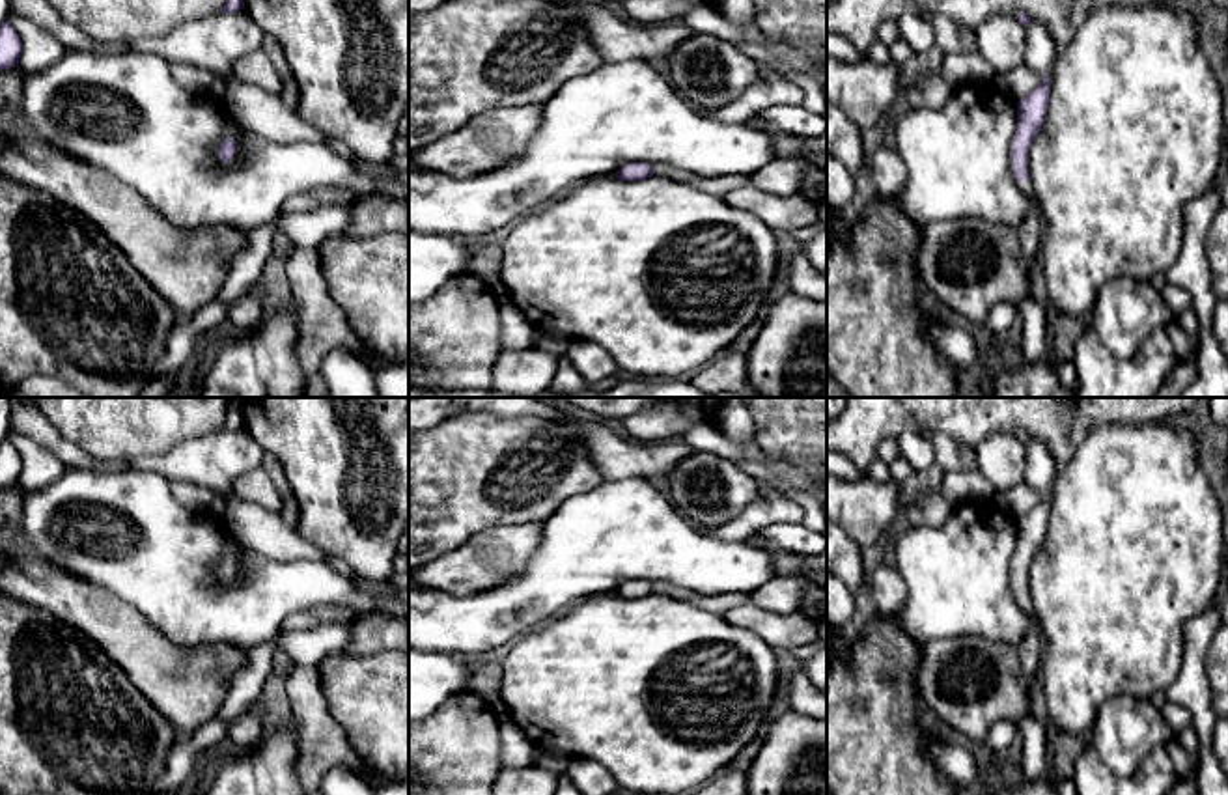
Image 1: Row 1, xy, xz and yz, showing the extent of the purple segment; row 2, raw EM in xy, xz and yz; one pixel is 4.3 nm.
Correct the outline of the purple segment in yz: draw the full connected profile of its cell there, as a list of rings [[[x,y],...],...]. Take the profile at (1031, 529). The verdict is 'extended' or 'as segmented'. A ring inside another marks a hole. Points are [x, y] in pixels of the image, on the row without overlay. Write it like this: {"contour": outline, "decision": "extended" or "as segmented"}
{"contour": [[[1043,495],[1041,502],[1017,521],[1017,545],[1012,558],[1012,588],[1017,605],[1032,620],[1036,610],[1028,592],[1028,569],[1040,547],[1047,537],[1047,524],[1051,513],[1051,496]]], "decision": "extended"}

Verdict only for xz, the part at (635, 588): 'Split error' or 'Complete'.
Complete

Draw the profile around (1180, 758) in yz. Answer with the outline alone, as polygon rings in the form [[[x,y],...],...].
[[[1176,739],[1168,741],[1165,746],[1174,763],[1176,776],[1178,778],[1191,776],[1193,761],[1189,754],[1183,750],[1183,746]]]

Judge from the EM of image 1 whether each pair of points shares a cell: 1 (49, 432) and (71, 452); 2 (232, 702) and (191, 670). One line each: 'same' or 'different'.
1: same
2: different

